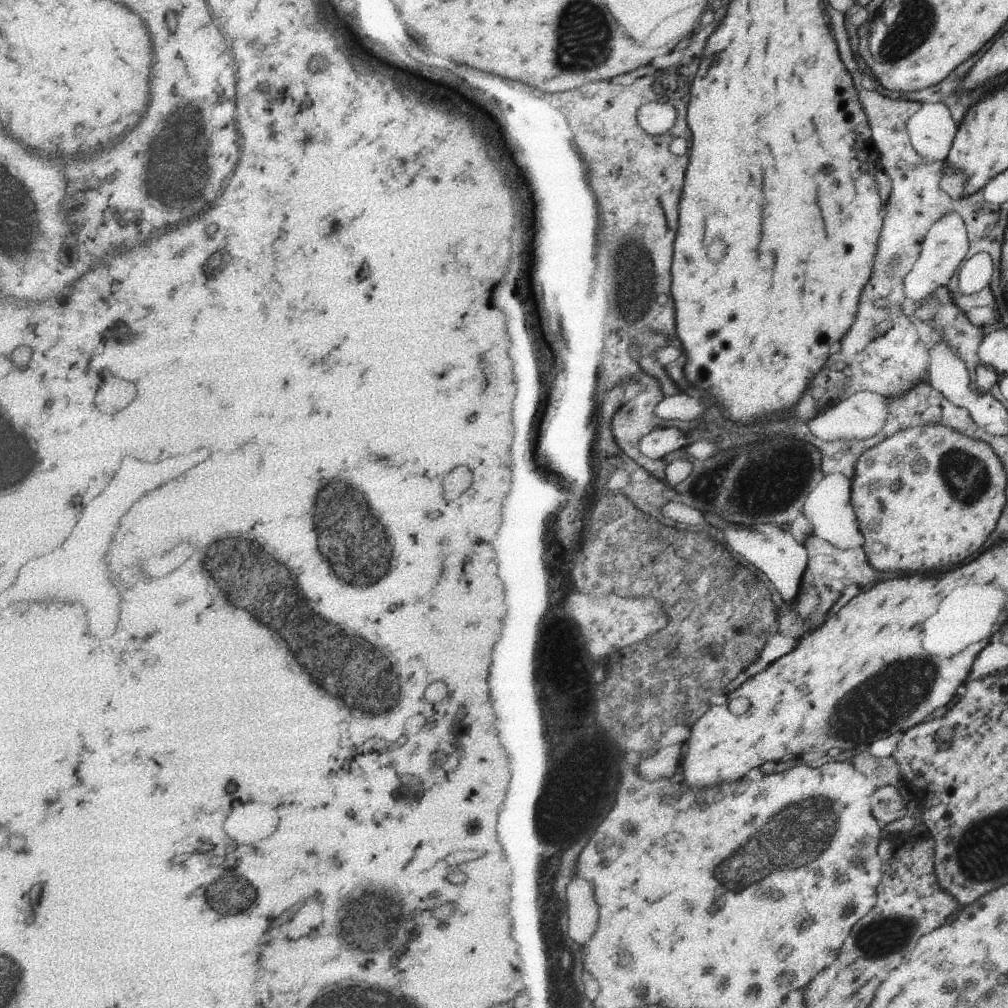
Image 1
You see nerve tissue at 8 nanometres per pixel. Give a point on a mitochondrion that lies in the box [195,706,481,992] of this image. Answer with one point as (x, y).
(350, 905)

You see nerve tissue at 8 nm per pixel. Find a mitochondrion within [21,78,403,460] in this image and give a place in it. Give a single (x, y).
(181, 145)

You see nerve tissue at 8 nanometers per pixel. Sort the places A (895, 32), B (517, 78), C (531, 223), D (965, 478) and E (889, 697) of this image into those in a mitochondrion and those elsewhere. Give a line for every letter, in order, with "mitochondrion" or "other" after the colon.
A: mitochondrion
B: other
C: other
D: mitochondrion
E: mitochondrion

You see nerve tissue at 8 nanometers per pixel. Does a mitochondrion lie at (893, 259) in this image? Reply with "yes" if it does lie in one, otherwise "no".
yes

